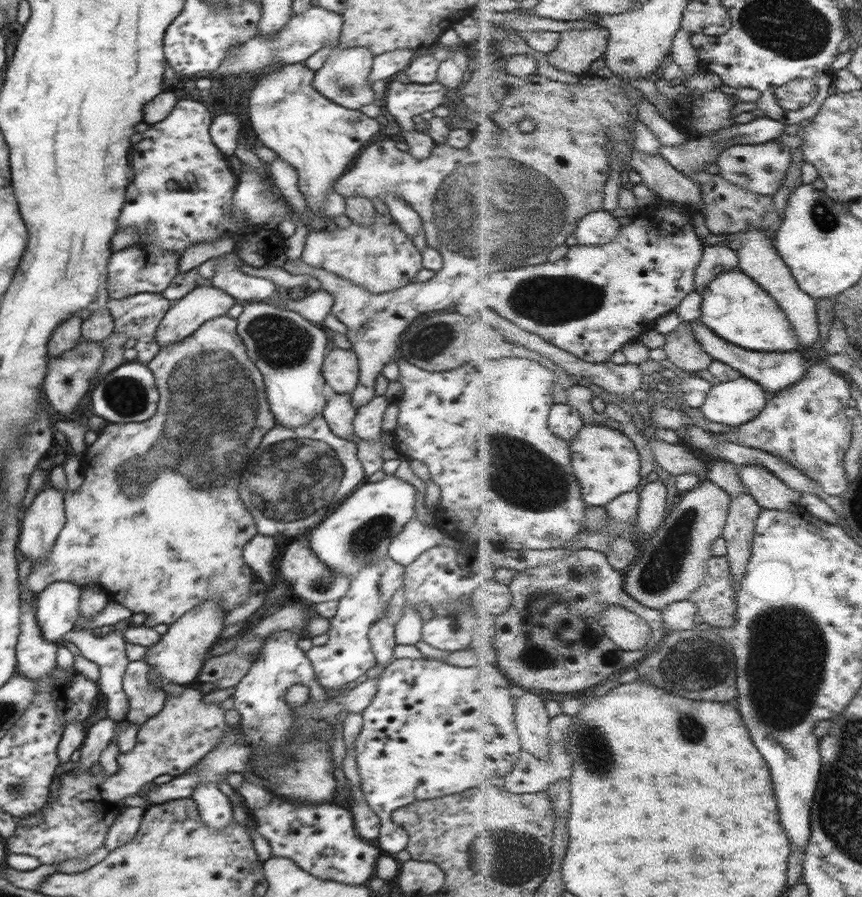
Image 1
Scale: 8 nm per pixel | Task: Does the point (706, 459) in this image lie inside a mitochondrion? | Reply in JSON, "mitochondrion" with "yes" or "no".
{"mitochondrion":"no"}

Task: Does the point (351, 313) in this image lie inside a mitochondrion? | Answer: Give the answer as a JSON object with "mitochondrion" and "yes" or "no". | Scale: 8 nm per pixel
{"mitochondrion":"no"}

